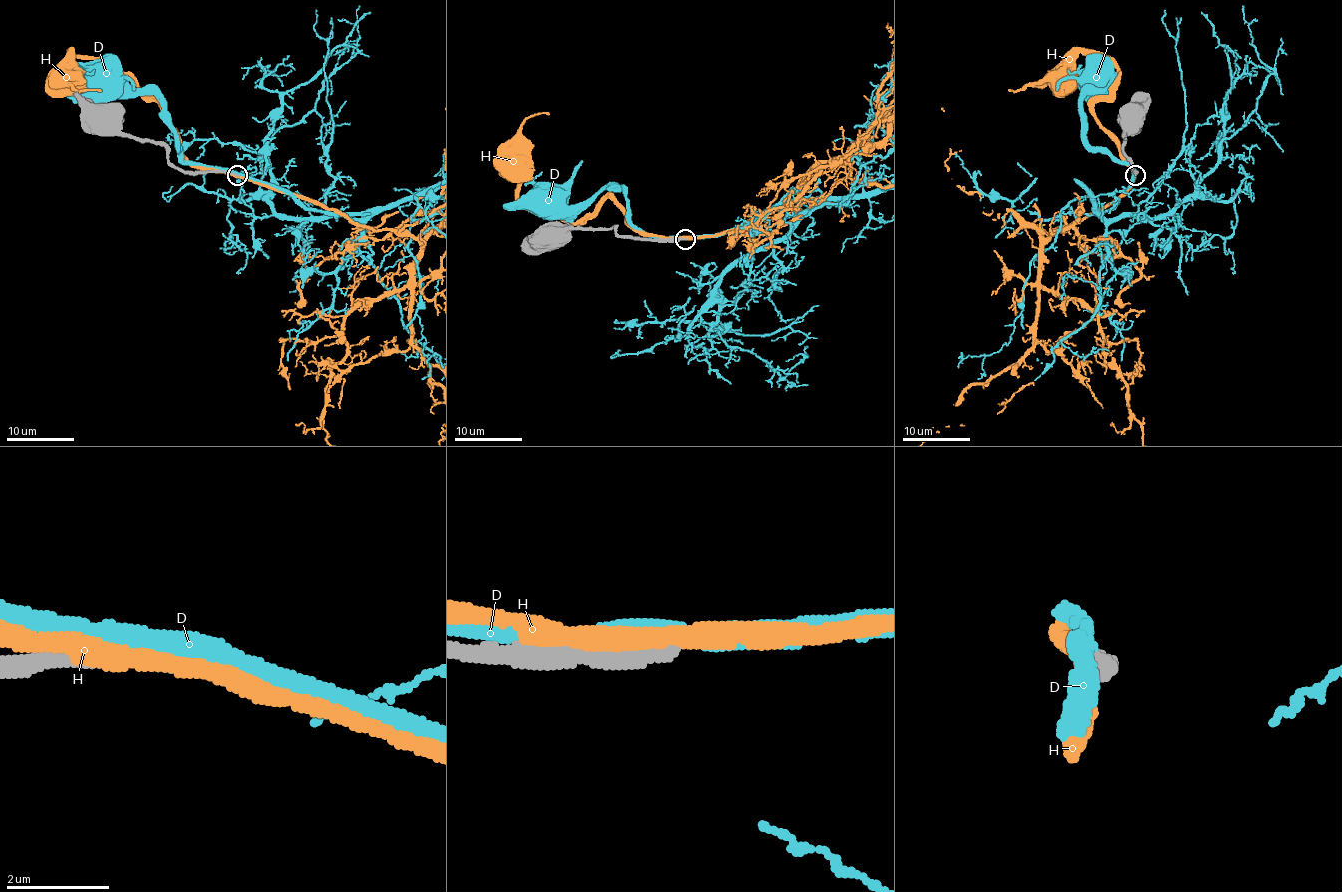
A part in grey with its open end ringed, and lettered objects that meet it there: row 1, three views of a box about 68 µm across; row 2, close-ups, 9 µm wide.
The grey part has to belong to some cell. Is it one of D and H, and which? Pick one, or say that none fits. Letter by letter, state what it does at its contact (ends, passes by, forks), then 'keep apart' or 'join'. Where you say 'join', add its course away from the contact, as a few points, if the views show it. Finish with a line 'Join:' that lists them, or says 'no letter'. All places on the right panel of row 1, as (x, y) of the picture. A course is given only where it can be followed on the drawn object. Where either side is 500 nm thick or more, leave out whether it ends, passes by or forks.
D: it passes by; keep apart
H: it passes by; keep apart
Join: no letter

